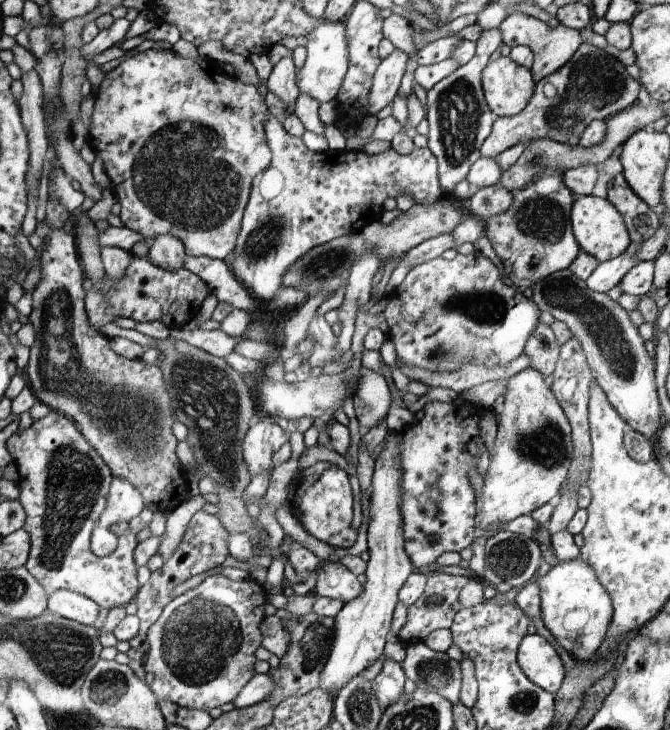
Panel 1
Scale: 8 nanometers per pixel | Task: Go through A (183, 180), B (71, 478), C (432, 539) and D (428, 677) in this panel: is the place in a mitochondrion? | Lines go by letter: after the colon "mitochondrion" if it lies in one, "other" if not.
A: mitochondrion
B: mitochondrion
C: other
D: mitochondrion

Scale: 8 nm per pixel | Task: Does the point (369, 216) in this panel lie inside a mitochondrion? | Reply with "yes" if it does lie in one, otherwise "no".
no

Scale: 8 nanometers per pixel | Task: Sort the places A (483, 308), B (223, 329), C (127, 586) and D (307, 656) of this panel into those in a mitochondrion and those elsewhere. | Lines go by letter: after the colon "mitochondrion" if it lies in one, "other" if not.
A: mitochondrion
B: other
C: other
D: mitochondrion

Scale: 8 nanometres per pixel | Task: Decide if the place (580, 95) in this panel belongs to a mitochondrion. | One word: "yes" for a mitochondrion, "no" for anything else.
yes

